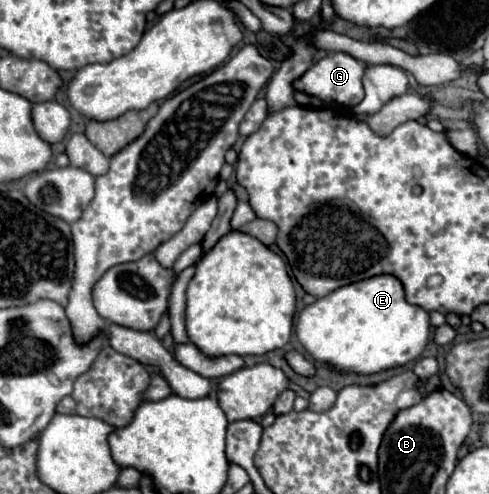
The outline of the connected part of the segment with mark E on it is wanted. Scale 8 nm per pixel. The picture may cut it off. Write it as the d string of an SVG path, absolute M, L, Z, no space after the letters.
M376 275L332 291L304 307L296 325L298 341L314 361L358 375L372 375L414 361L422 355L428 335L428 313L406 301L402 283L392 275Z

